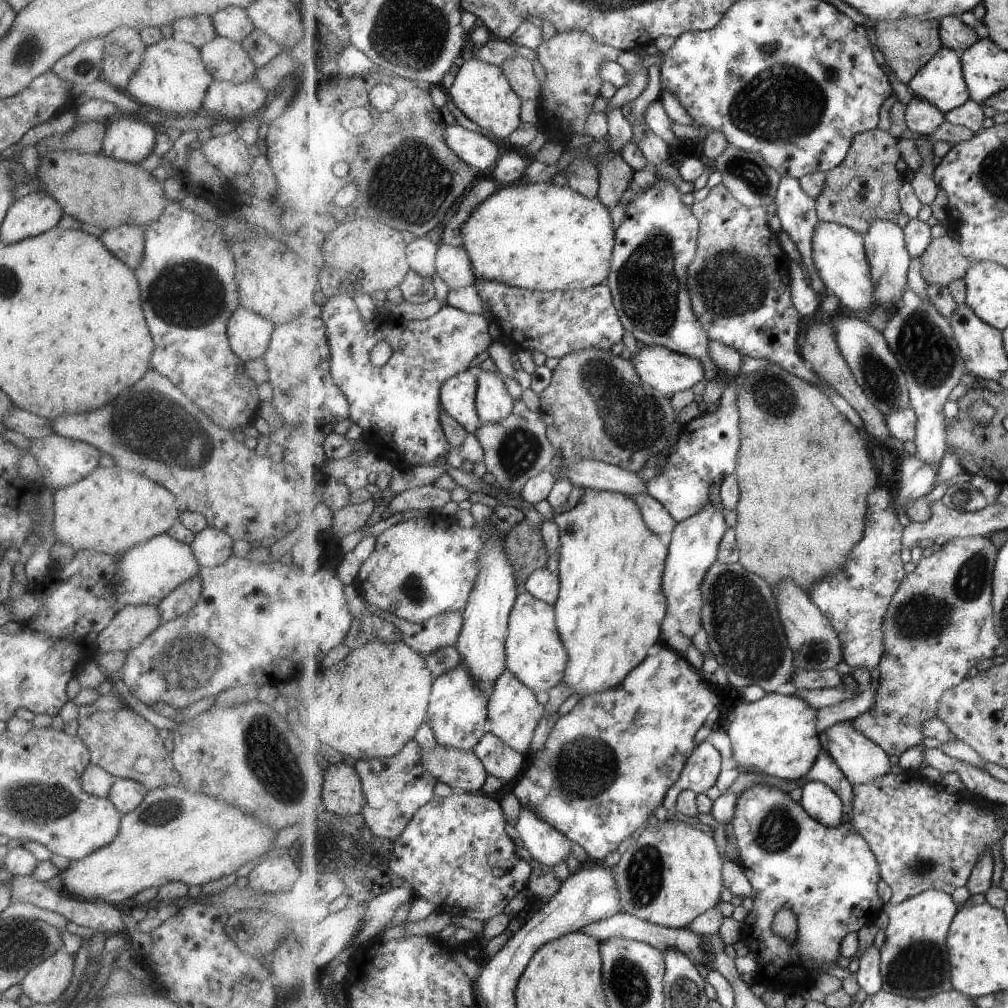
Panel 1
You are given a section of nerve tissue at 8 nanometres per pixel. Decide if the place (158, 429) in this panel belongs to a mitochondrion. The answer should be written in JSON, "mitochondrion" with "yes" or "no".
{"mitochondrion":"yes"}

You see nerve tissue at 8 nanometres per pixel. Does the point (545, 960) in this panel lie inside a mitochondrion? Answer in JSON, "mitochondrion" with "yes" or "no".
{"mitochondrion":"no"}

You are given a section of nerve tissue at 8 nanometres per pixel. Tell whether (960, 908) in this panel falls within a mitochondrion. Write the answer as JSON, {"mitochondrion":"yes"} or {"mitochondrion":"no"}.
{"mitochondrion":"no"}

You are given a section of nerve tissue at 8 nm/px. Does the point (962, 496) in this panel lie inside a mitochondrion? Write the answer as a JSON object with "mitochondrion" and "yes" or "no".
{"mitochondrion":"yes"}

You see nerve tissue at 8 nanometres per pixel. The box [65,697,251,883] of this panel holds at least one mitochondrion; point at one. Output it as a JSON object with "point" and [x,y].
{"point":[163,813]}

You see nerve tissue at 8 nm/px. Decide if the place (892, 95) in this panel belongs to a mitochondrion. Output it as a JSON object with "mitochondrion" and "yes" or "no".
{"mitochondrion":"no"}

